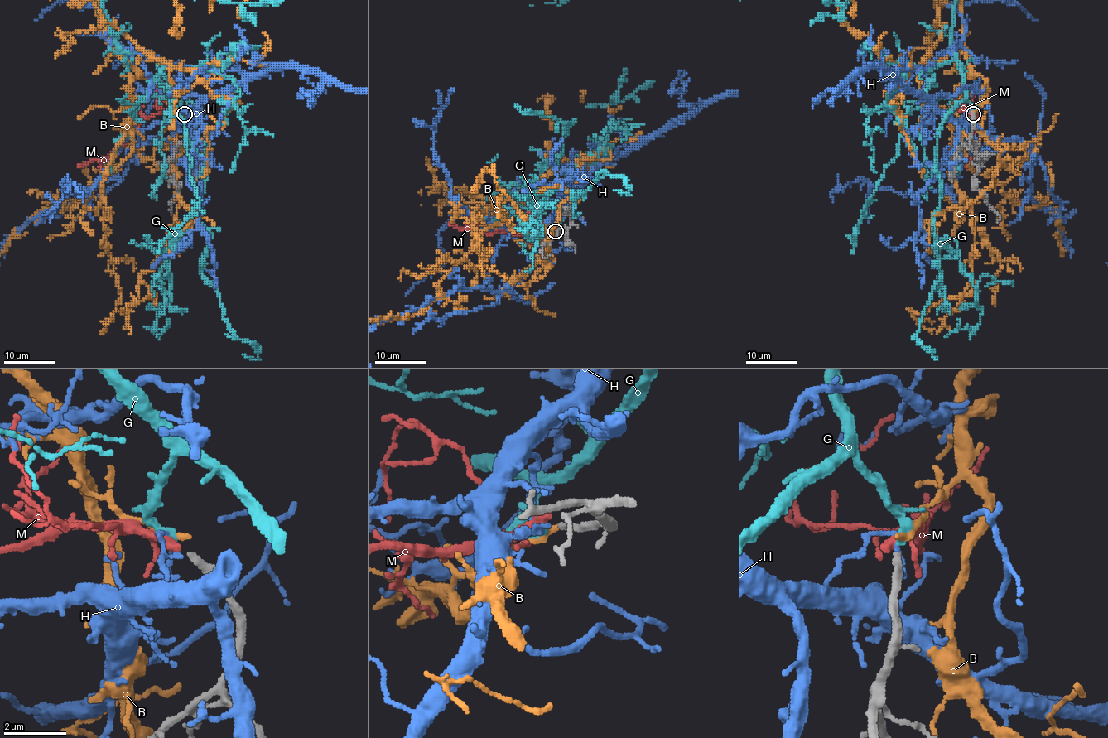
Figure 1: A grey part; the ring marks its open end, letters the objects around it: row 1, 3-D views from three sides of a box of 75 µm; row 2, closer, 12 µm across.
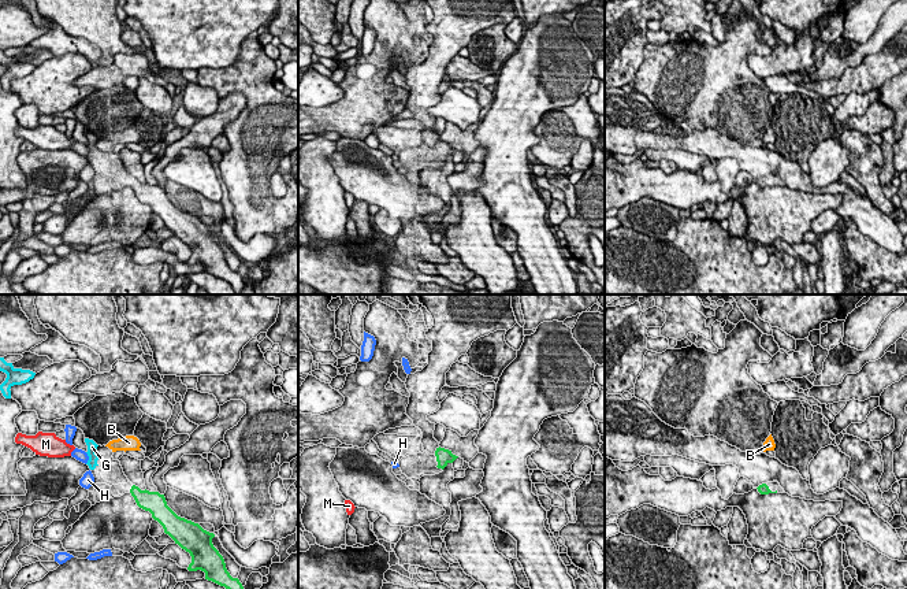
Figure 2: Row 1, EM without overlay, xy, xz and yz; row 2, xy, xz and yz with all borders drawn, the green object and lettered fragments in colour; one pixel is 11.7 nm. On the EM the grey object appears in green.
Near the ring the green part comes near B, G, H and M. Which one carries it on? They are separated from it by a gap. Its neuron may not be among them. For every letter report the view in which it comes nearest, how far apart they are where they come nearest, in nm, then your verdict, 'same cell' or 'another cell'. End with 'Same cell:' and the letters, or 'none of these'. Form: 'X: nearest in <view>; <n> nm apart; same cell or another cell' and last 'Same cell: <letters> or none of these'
B: nearest in yz; 380 nm apart; another cell
G: nearest in xy; 480 nm apart; same cell
H: nearest in xy; 440 nm apart; another cell
M: nearest in xy; 800 nm apart; another cell
Same cell: G

